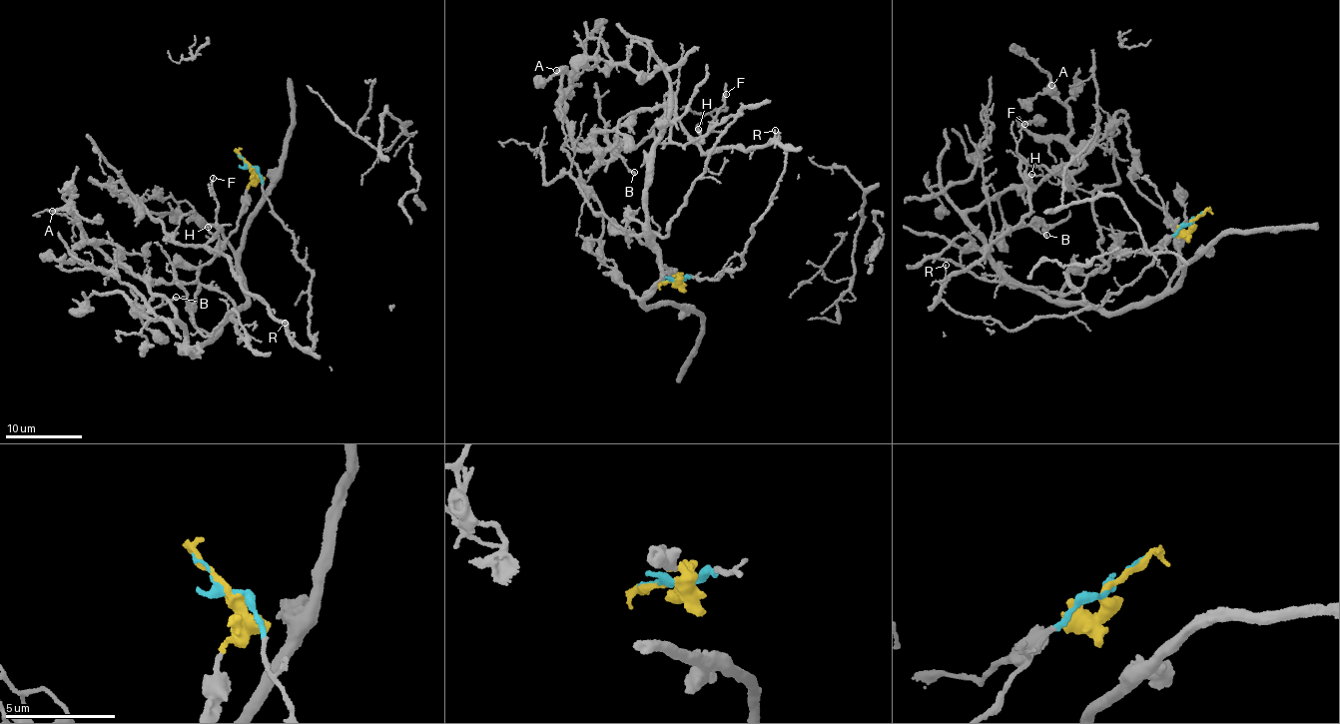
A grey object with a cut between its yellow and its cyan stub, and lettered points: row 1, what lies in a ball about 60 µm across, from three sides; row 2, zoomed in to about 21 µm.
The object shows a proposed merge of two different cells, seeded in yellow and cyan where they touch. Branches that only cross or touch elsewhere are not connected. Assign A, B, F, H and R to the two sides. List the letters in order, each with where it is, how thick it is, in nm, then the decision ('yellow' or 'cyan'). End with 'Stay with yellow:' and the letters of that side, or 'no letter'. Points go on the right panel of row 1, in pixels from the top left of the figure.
A: at (1051, 85); 280 nm thick; yellow
B: at (1046, 235); 200 nm thick; yellow
F: at (1024, 124); 130 nm thick; cyan
H: at (1031, 174); 150 nm thick; cyan
R: at (946, 265); 110 nm thick; cyan
Stay with yellow: A, B

